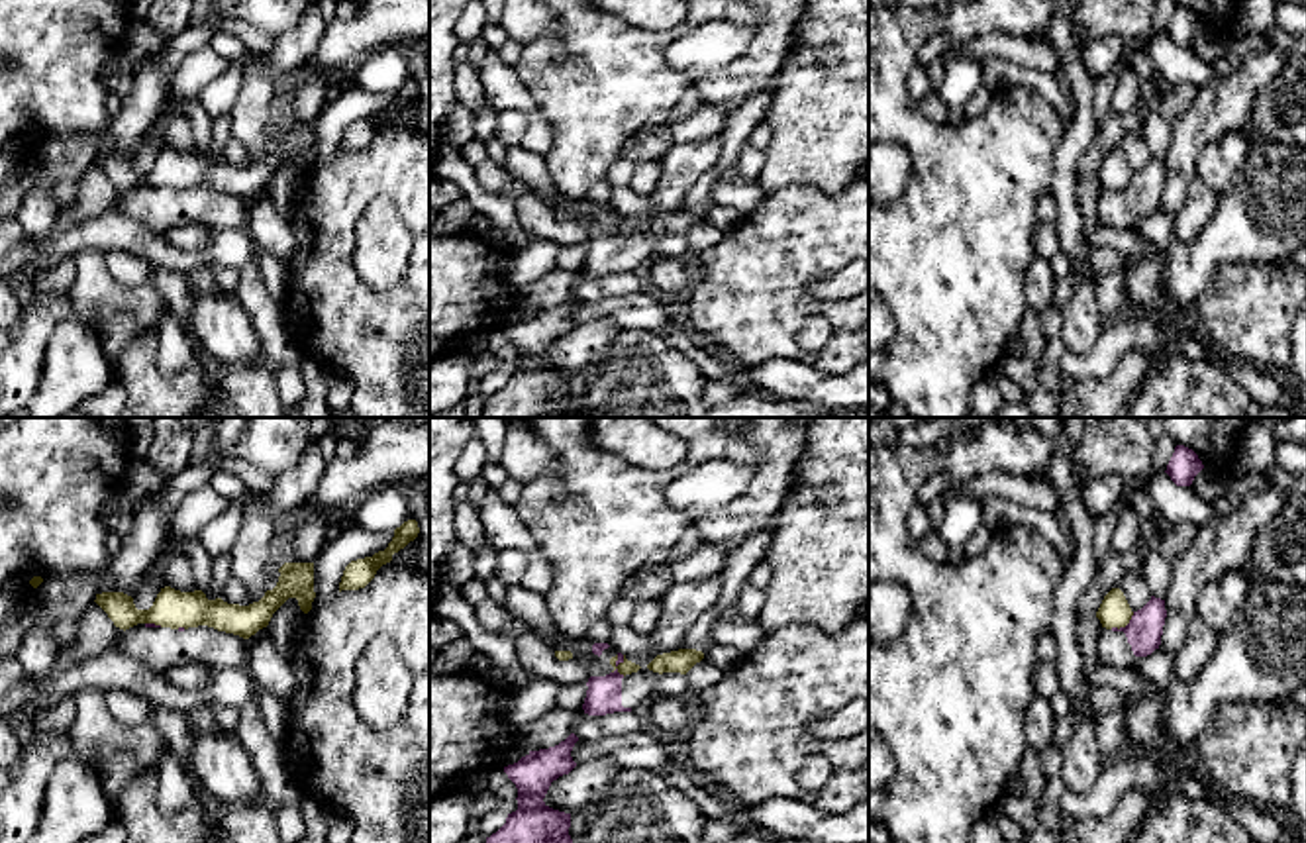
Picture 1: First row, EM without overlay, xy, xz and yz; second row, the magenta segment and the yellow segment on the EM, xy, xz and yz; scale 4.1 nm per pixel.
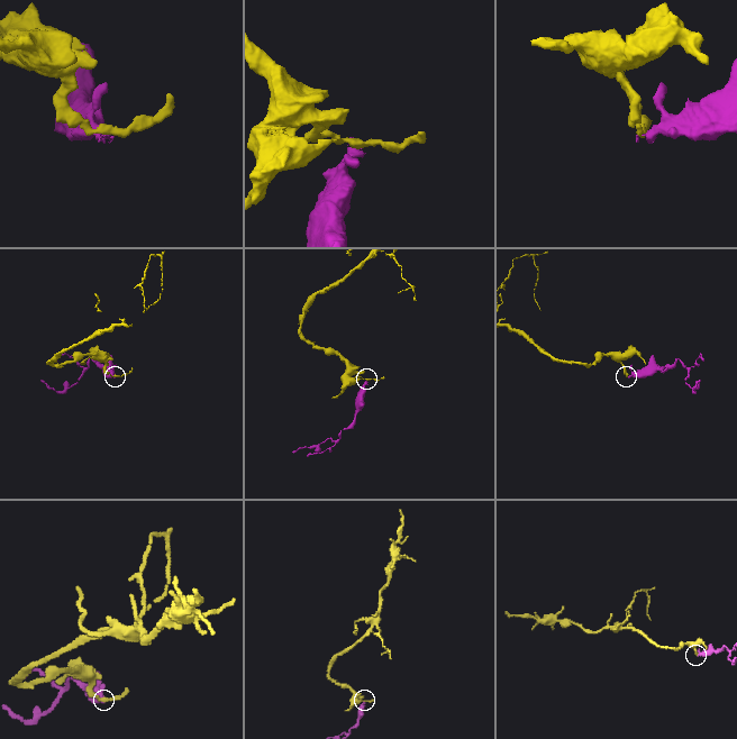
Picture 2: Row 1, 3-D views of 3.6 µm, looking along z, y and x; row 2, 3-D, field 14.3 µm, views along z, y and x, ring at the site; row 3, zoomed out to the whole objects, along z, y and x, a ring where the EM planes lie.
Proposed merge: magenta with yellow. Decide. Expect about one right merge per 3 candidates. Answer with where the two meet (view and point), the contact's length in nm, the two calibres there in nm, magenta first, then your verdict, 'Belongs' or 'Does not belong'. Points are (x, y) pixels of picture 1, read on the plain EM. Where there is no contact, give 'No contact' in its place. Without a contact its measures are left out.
Touches magenta at yz (1126, 187). Shared border 120 nm. Thickness 150 nm (magenta) against 130 nm. Does not belong

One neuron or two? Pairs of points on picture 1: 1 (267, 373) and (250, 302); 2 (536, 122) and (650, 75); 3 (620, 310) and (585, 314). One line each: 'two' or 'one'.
1: one
2: two
3: one

